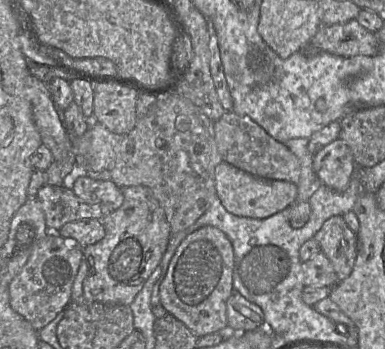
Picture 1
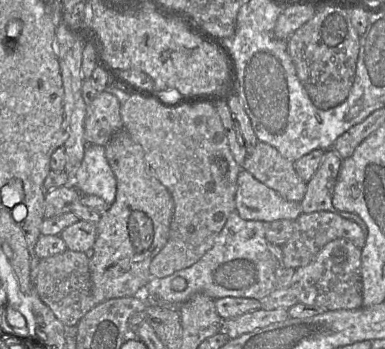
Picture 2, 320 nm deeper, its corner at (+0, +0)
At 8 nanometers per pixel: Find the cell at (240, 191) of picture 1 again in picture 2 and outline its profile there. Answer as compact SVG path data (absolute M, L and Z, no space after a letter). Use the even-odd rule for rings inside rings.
M244 169L238 174L235 204L236 212L244 220L295 221L302 214L300 203L284 199Z

